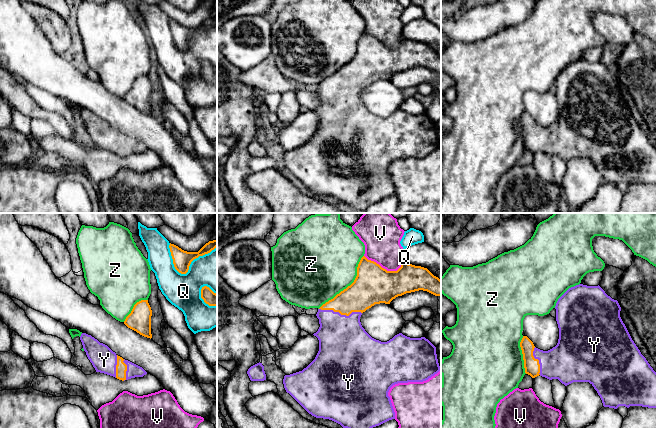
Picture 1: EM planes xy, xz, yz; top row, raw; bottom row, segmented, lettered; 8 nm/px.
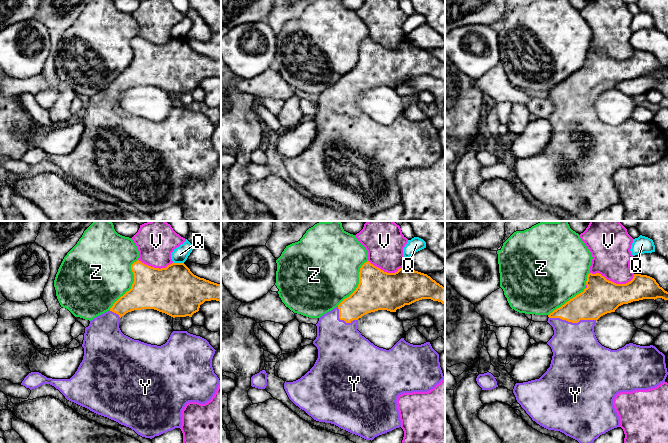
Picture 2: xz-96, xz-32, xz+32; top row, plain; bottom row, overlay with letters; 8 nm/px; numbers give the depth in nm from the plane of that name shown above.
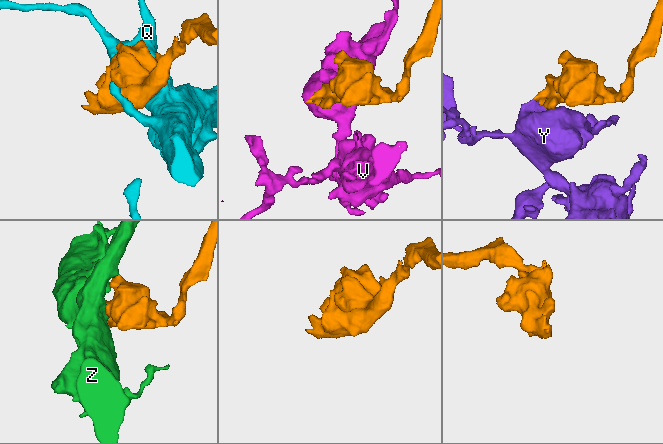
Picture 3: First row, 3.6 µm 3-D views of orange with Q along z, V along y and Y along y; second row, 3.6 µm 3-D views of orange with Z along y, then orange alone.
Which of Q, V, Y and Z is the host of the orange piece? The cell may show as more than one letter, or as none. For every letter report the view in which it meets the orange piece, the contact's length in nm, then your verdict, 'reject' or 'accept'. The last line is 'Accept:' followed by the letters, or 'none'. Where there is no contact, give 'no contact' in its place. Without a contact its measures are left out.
Q: xy | 400 nm | reject
V: xz | 320 nm | reject
Y: xz | 340 nm | accept
Z: xz | 550 nm | reject
Accept: Y

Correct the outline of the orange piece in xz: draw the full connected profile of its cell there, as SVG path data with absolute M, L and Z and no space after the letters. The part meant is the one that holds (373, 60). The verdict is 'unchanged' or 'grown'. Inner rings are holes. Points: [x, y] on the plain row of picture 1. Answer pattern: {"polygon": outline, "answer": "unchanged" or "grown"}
{"polygon": "M363 32L358 40L354 58L318 85L316 92L320 103L313 111L319 116L319 127L315 135L302 147L284 152L286 168L312 192L332 196L358 210L366 210L371 204L395 195L395 188L388 172L390 164L398 159L423 158L437 150L440 142L436 123L425 113L410 114L402 109L387 118L381 118L365 107L360 93L375 80L390 80L398 72L419 66L441 72L441 56L421 42L402 38L397 47L387 47Z", "answer": "grown"}

